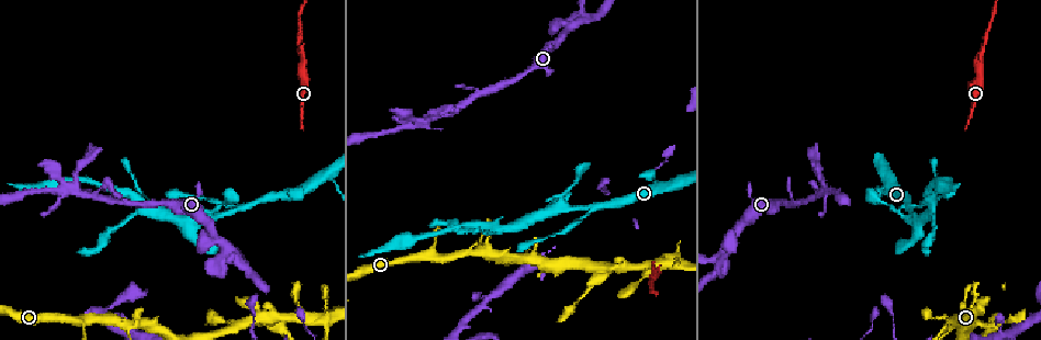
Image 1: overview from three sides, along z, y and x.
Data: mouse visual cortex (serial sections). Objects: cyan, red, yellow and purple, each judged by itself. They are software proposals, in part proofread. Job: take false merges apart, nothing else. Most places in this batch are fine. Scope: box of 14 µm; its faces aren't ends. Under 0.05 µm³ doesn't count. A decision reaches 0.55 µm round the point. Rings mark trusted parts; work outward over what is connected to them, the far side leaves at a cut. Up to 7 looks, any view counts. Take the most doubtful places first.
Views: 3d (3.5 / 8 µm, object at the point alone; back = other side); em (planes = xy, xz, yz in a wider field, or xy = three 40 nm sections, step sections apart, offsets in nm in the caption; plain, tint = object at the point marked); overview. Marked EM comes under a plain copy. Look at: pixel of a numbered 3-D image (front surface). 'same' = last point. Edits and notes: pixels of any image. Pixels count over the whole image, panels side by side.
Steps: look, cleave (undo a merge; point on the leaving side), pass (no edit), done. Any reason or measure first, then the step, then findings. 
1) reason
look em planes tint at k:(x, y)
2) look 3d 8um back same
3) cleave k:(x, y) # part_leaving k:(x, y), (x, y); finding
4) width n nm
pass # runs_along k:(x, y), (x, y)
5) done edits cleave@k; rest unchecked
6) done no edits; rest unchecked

arms part here
look 3d 3.5um at 1:(598, 205)

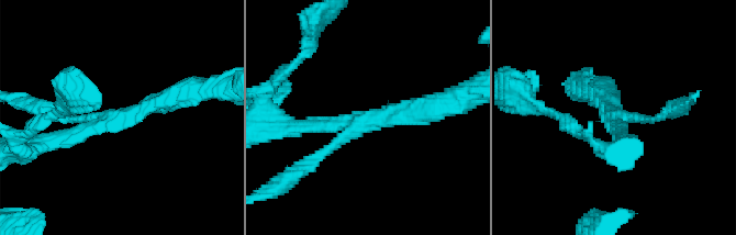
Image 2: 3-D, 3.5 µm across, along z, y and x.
arms 3; arm_widths 150, 200, 300 nm
look em xy step 1 tint at 2:(118, 116)

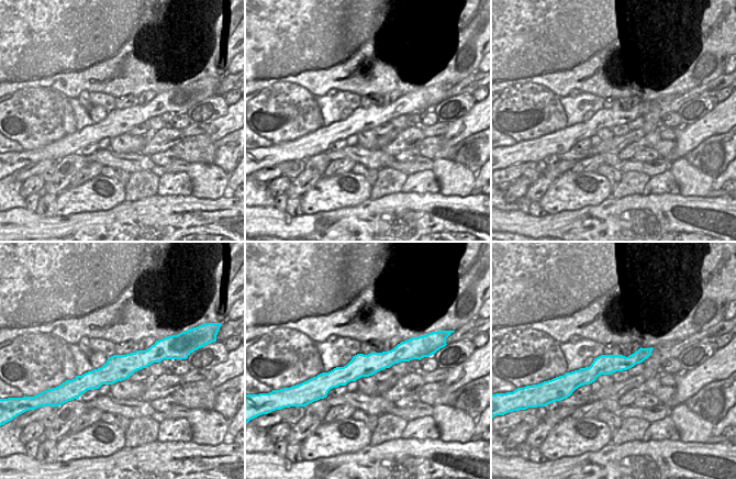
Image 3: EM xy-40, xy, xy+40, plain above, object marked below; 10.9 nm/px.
look em planes tint same

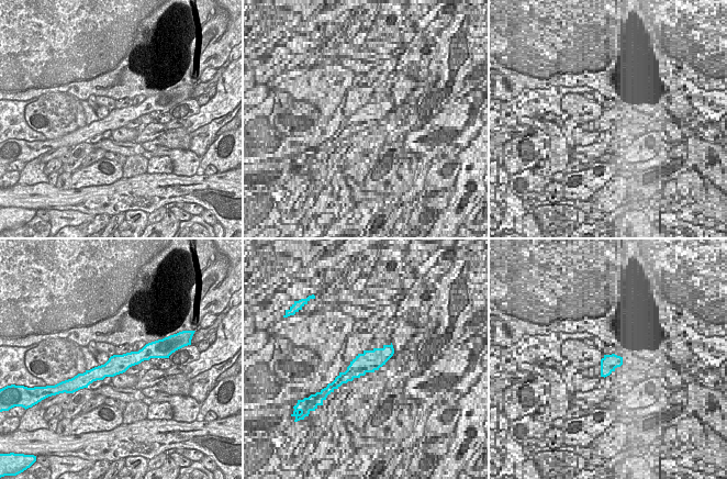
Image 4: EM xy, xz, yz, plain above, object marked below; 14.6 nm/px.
pass # runs_along 4:(154, 354), (143, 354), (88, 375); one cell here

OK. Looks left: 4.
sudden change in width
look em xy step 5 tint at 1:(301, 58)

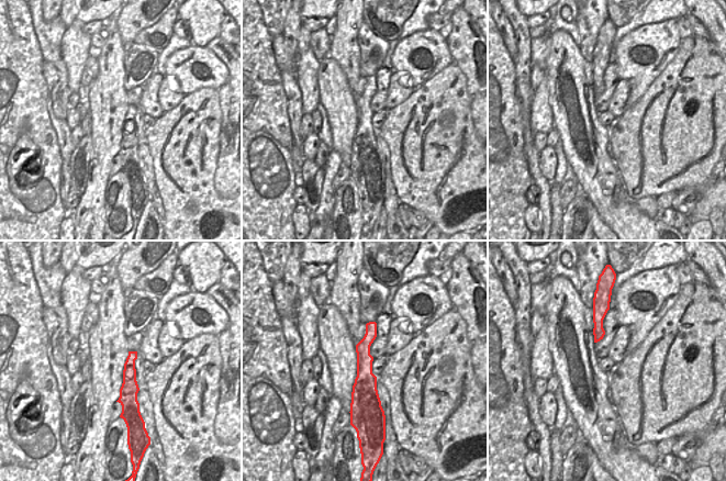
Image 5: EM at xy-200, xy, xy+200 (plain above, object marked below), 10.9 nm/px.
look 3d 3.5um same

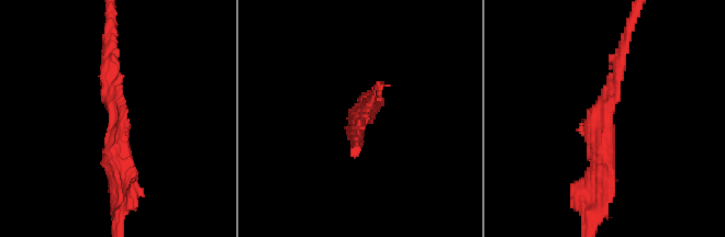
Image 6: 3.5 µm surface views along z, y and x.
pass # runs_along 5:(372, 324), (364, 345), (358, 411); continuous, no second cell

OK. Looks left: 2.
arms run side by side
look 3d 3.5um at 1:(324, 318)

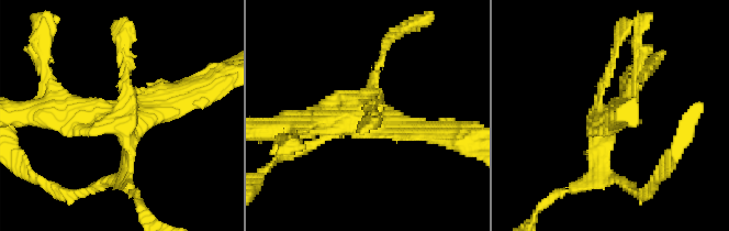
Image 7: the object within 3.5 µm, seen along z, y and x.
look em planes tint at 7:(123, 117)

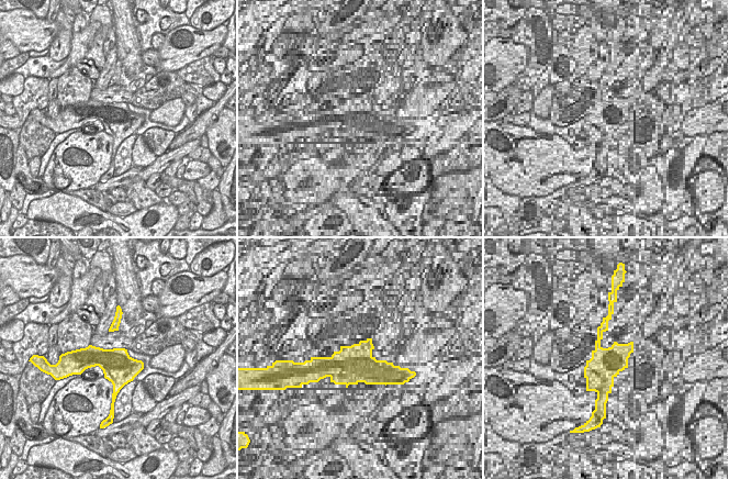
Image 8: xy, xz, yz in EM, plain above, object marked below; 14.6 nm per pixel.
pass # runs_along 7:(53, 112), (123, 116), (126, 183); continuous, no second cell

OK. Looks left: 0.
done no edits; rest unchecked

